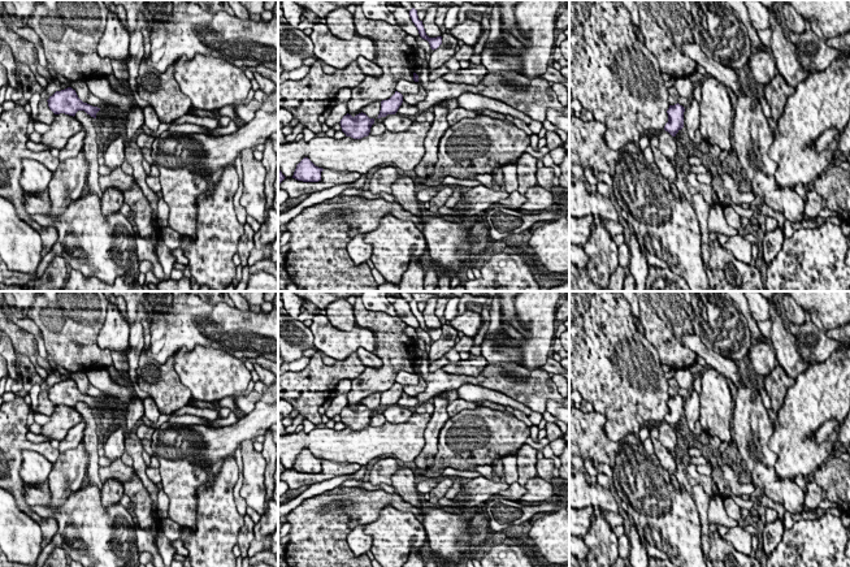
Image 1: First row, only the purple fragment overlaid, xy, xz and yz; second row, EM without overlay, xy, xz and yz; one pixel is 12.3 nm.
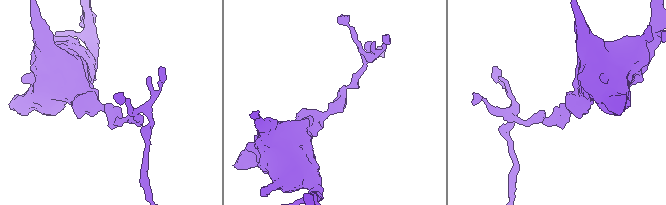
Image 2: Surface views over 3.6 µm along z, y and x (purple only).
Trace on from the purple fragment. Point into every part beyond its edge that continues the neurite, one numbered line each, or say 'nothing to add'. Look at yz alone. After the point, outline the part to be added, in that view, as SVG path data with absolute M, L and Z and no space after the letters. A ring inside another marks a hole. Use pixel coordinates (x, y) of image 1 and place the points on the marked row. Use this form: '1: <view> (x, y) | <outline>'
nothing to add

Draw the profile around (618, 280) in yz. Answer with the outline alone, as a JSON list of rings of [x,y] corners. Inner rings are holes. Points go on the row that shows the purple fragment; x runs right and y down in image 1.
[[[619,265],[611,276],[608,286],[603,291],[623,291],[625,277],[625,269]]]

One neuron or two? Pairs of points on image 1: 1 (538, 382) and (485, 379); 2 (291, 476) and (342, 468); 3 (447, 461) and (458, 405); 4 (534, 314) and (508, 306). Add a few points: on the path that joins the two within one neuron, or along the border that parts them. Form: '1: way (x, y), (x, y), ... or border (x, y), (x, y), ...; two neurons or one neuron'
1: way (525, 382), (498, 379); one neuron
2: way (304, 477), (319, 477), (329, 470); one neuron
3: border (477, 407), (460, 410), (450, 418); two neurons
4: border (514, 304), (514, 312), (519, 320); two neurons

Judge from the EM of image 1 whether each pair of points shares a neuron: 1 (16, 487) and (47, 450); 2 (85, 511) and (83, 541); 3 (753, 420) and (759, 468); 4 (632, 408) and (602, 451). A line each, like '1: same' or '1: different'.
1: same
2: same
3: same
4: different

